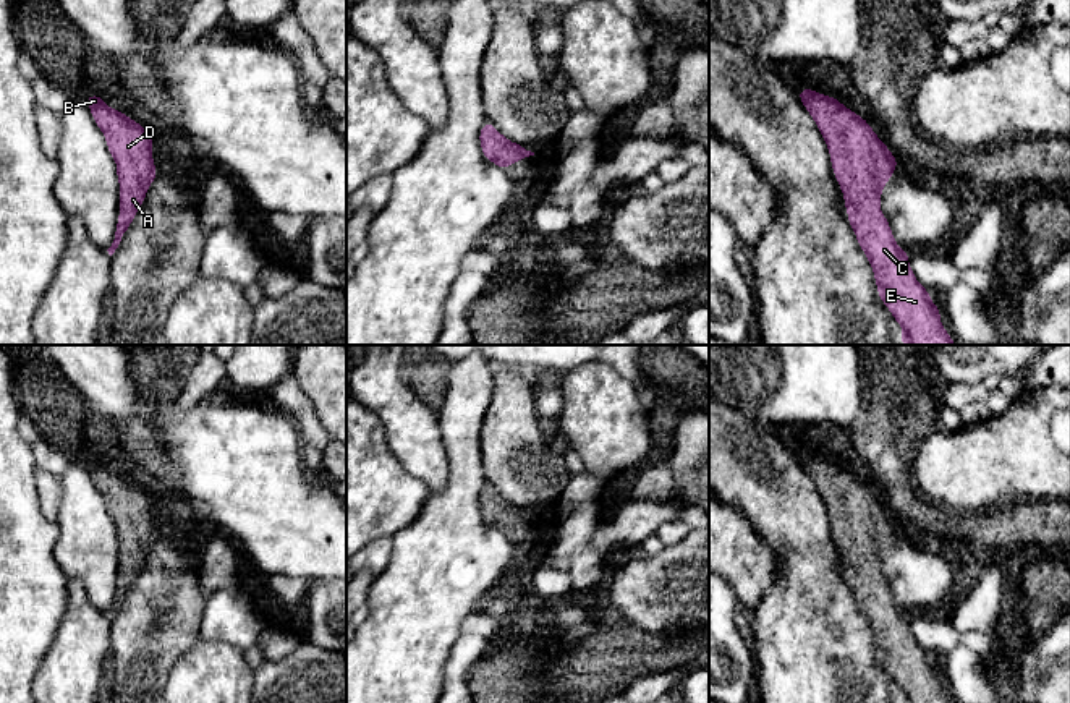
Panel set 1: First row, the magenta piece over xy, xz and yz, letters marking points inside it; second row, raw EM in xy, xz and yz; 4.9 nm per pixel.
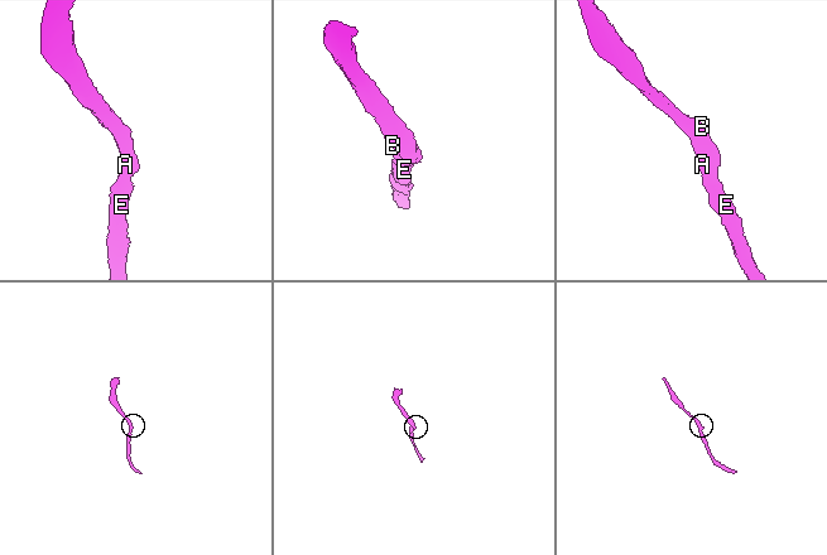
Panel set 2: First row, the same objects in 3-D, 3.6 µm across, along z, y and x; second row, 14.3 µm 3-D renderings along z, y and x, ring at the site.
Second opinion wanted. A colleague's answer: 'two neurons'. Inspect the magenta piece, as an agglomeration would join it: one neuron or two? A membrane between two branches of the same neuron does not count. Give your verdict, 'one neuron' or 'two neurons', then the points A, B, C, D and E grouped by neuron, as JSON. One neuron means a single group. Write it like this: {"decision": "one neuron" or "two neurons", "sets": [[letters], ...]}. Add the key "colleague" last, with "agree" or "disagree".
{"decision": "one neuron", "sets": [["A", "B", "C", "D", "E"]], "colleague": "disagree"}

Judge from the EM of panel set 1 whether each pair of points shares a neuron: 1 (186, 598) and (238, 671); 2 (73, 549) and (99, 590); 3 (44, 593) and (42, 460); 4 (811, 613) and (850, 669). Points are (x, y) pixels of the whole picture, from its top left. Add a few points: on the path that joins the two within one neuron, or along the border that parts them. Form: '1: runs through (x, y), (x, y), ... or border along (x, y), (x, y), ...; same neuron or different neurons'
1: border along (201, 635), (175, 663); different neurons
2: runs through (83, 559), (99, 575), (99, 580); same neuron
3: border along (31, 447), (38, 467); different neurons
4: runs through (811, 627), (836, 655); same neuron

